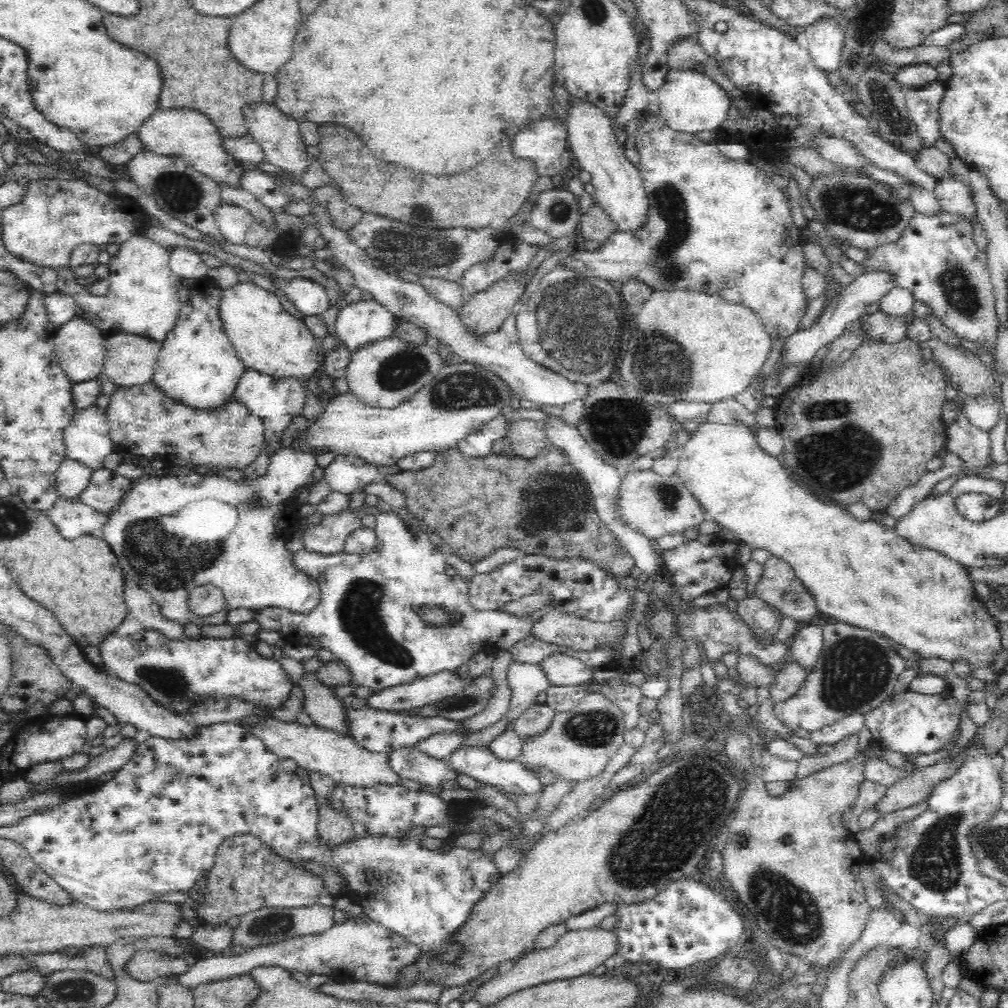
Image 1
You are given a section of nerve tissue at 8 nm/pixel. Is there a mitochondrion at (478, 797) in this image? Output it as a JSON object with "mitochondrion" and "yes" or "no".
{"mitochondrion":"no"}

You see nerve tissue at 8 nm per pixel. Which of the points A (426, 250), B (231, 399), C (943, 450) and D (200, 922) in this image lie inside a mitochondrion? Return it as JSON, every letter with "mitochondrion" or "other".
{"A":"mitochondrion","B":"other","C":"other","D":"other"}

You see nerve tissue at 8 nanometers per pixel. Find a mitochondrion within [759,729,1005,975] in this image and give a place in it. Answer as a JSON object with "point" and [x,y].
{"point":[935,862]}

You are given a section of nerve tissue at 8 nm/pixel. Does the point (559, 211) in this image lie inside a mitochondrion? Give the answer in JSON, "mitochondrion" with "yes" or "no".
{"mitochondrion":"yes"}

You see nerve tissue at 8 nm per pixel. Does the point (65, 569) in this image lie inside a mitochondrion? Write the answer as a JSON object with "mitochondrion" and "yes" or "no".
{"mitochondrion":"no"}

